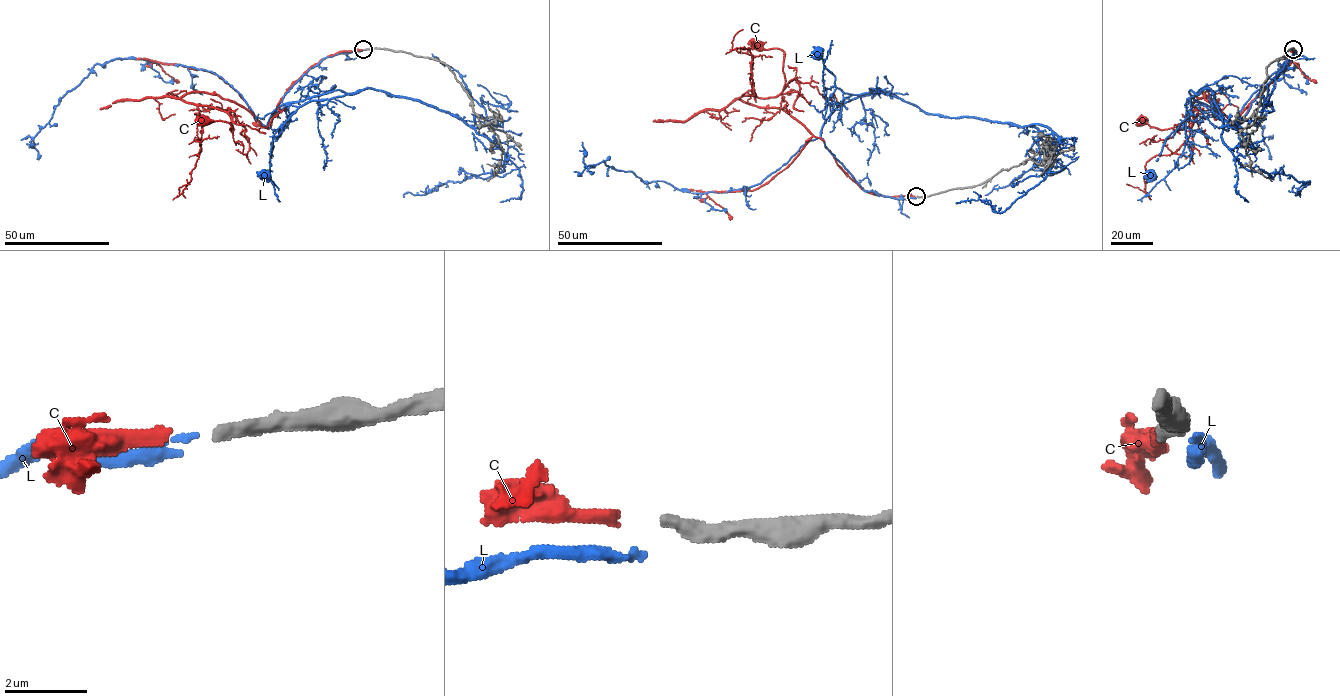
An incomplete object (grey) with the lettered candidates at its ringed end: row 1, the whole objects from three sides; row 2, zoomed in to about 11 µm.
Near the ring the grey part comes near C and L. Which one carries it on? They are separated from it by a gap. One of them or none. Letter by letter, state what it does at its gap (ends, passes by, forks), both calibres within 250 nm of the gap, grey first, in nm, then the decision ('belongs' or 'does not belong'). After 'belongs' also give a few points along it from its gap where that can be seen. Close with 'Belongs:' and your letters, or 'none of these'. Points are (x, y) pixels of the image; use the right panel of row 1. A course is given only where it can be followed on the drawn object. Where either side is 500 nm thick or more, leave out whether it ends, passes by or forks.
C: it ends there; 340 nm thick on the grey side, 340 nm on the other; belongs; it runs (1293, 49), (1290, 63), (1249, 103), (1236, 128), (1202, 91), (1177, 126), (1159, 130), (1141, 122)
L: it ends there; 340 nm thick on the grey side, 120 nm on the other; does not belong
Belongs: C

